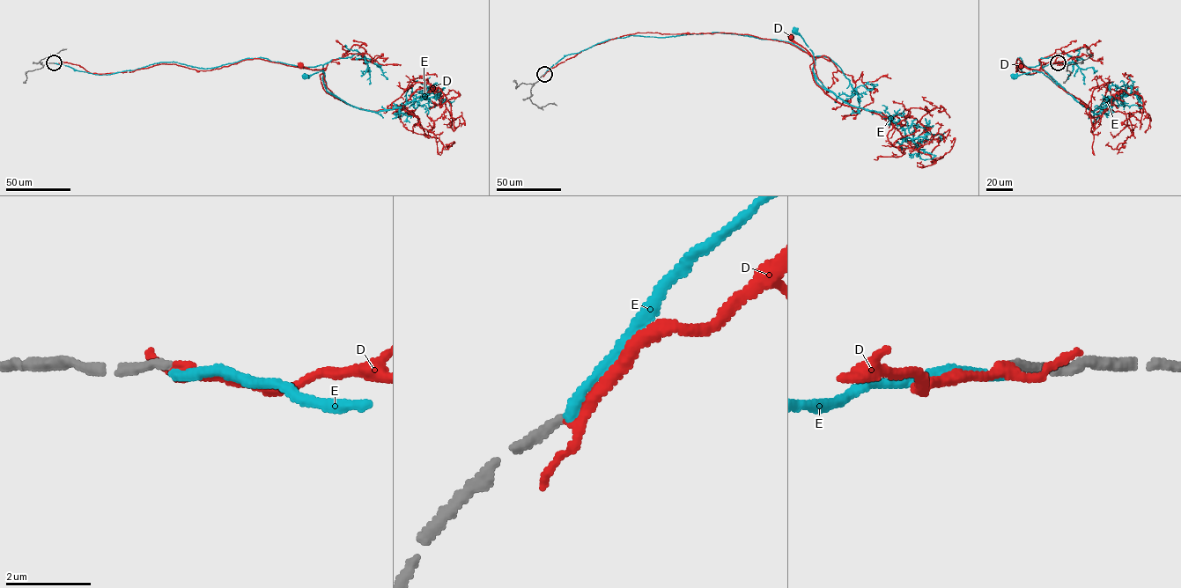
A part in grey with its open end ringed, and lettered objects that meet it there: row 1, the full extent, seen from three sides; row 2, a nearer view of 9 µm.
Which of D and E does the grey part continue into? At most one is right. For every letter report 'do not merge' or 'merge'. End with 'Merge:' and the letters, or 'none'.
D: merge
E: do not merge
Merge: D

